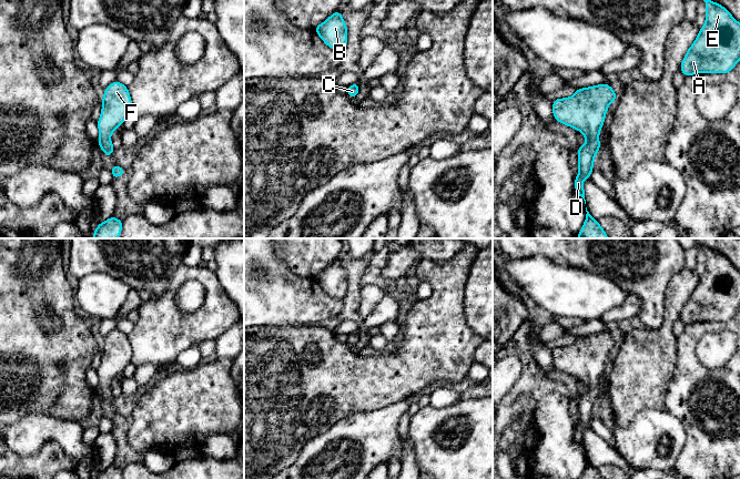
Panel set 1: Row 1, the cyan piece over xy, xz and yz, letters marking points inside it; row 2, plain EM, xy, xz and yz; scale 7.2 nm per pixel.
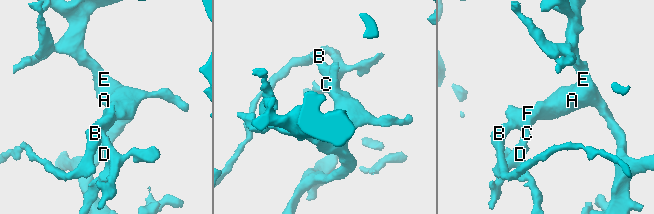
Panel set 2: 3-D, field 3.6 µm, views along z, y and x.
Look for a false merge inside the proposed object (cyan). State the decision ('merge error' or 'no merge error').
no merge error

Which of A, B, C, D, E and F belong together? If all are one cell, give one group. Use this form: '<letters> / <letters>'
A B C D E F

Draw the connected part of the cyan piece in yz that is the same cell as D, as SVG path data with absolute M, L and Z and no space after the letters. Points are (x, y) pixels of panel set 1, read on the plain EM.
M607 332L576 337L571 346L553 348L553 361L557 370L578 378L587 387L577 398L579 422L575 425L575 440L585 449L582 428L590 428L594 408L601 391L597 387L605 373L605 364L618 343Z

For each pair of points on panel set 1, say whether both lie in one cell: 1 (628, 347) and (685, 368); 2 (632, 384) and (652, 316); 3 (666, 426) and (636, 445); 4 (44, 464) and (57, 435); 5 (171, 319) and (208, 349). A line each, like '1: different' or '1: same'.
1: different
2: different
3: same
4: different
5: different

